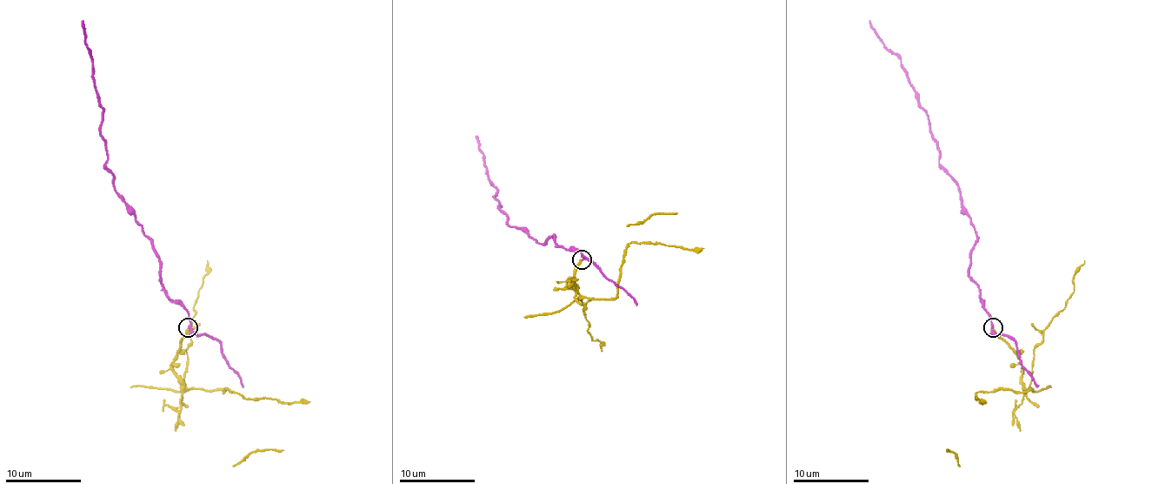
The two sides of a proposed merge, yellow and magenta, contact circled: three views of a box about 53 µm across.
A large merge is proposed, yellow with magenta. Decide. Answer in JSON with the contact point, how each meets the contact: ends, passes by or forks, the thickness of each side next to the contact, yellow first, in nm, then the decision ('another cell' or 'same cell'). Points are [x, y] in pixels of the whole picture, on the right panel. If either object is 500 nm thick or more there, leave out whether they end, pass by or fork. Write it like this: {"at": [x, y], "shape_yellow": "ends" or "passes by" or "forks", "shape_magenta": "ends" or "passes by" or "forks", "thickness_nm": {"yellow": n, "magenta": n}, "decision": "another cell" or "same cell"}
{"at": [993, 327], "shape_yellow": "ends", "shape_magenta": "forks", "thickness_nm": {"yellow": 240, "magenta": 150}, "decision": "another cell"}

